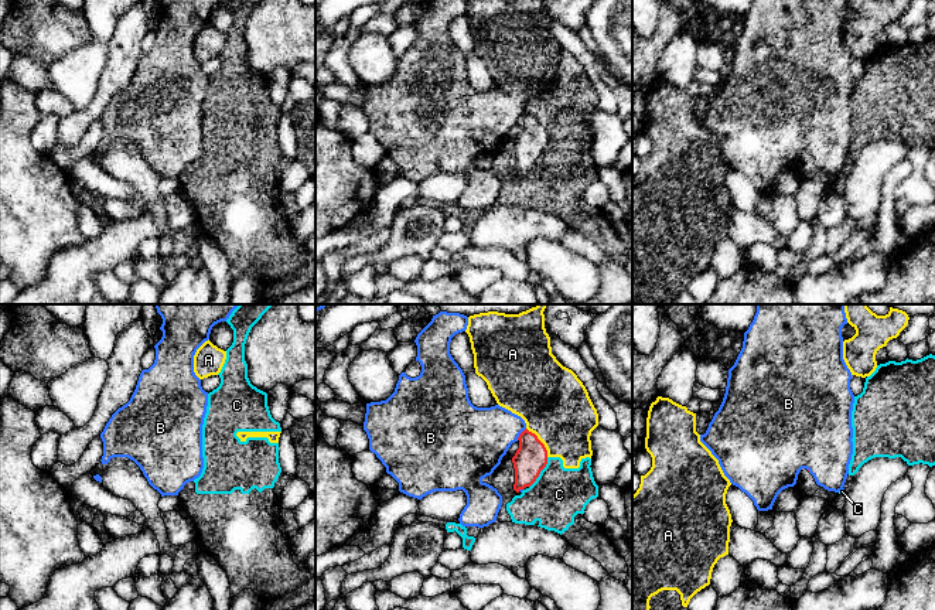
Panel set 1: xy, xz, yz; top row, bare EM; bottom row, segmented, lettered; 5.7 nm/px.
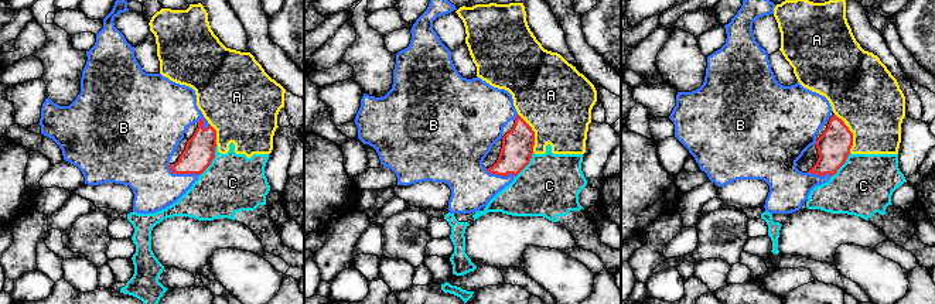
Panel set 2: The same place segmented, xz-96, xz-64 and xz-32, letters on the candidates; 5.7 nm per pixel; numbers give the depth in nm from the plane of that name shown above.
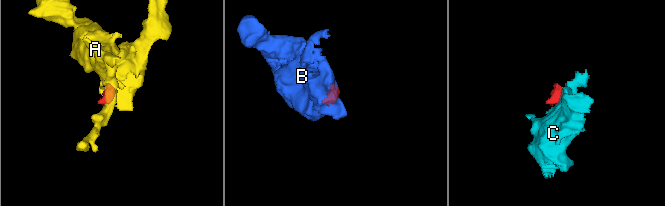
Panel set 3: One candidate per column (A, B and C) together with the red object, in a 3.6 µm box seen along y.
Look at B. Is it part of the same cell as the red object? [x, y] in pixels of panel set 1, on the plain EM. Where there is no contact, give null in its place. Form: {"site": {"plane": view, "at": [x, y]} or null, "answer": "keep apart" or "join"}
{"site": {"plane": "xz", "at": [521, 116]}, "answer": "join"}

